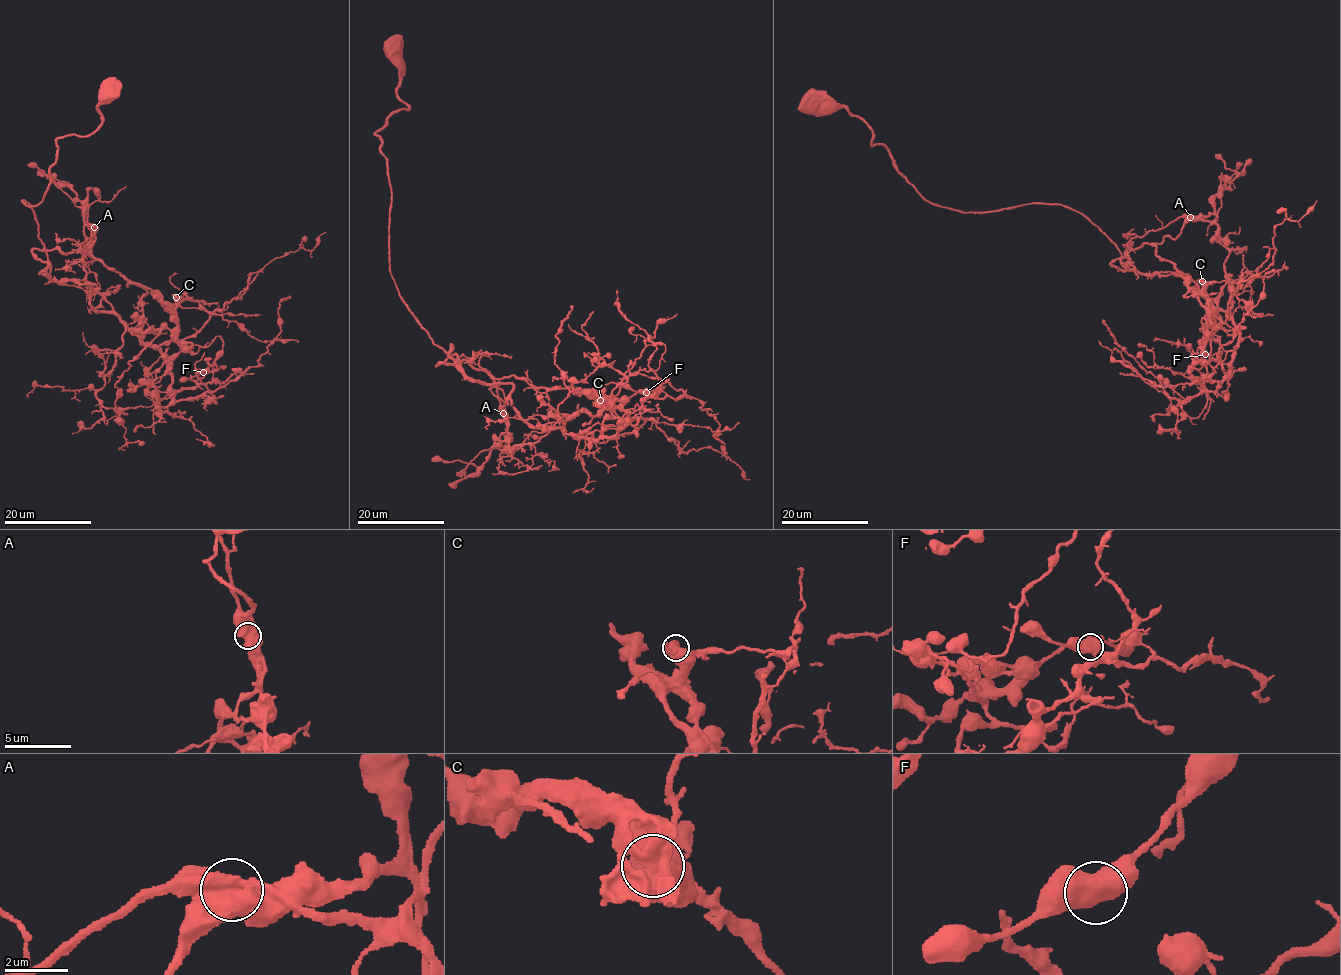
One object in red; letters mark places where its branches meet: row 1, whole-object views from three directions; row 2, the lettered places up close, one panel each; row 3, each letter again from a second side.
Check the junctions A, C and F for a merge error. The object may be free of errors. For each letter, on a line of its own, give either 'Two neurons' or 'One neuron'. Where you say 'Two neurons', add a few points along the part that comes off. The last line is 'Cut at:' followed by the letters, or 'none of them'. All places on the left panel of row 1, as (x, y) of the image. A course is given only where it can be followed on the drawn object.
A: One neuron
C: One neuron
F: One neuron
Cut at: none of them

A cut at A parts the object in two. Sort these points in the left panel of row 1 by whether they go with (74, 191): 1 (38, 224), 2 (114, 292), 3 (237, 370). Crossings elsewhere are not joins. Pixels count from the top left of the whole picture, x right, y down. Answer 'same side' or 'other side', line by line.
1: same side
2: other side
3: other side

